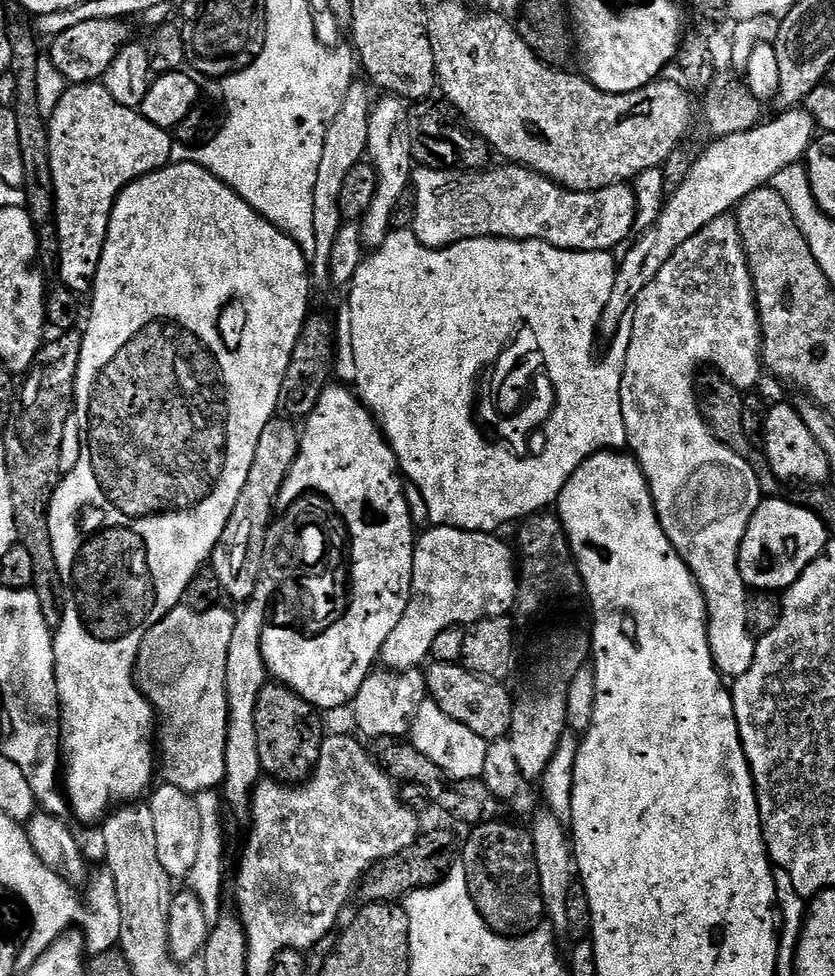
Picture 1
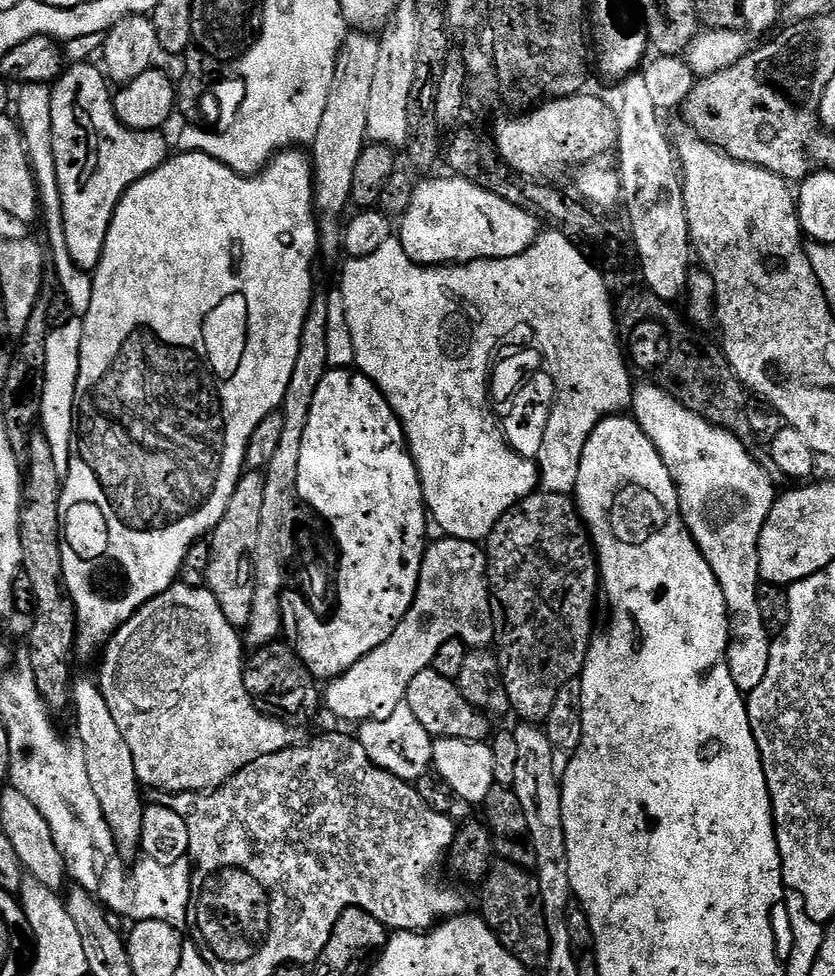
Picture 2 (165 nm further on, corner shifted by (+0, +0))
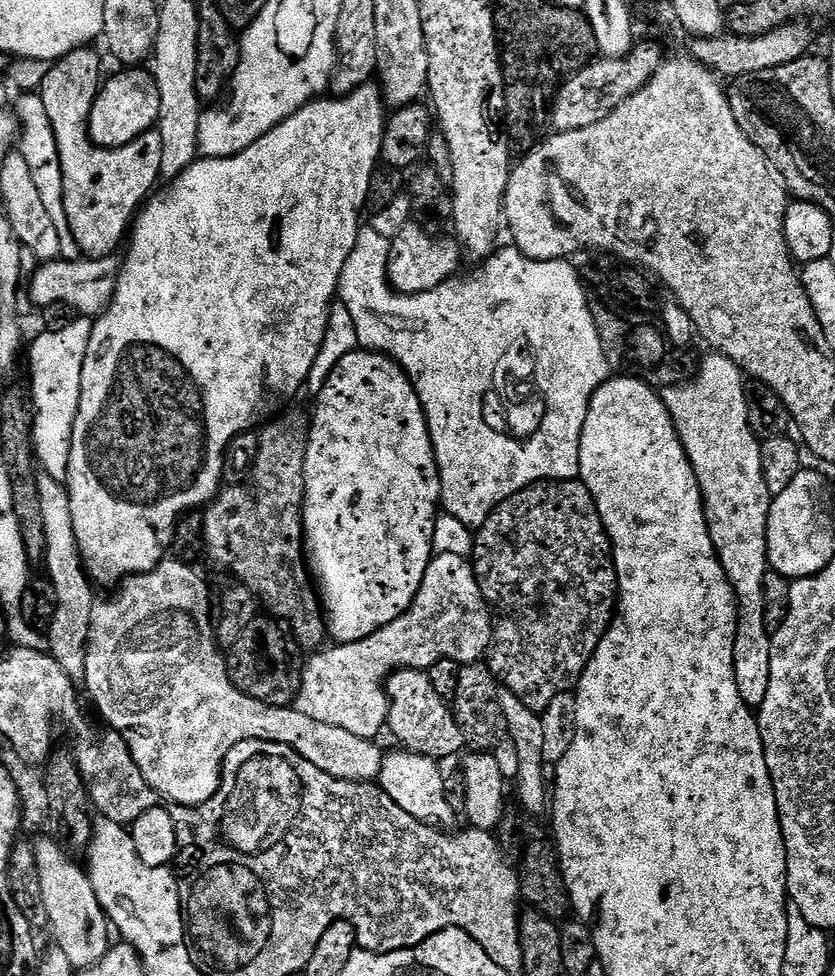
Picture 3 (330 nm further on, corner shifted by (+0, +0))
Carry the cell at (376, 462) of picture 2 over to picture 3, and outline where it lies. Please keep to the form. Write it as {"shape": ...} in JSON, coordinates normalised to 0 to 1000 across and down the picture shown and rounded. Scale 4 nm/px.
{"shape":[[[428,359],[414,363],[414,367],[410,367],[410,371],[405,371],[405,375],[400,375],[398,381],[392,382],[387,386],[386,392],[388,394],[383,398],[383,407],[378,410],[378,423],[375,421],[371,426],[371,438],[369,441],[369,460],[366,461],[366,469],[364,470],[364,555],[366,563],[366,574],[371,579],[372,585],[383,593],[381,597],[381,611],[386,616],[386,626],[390,632],[390,648],[394,653],[399,652],[399,657],[402,660],[423,660],[430,656],[436,656],[443,650],[448,650],[453,645],[457,645],[457,641],[467,641],[467,637],[472,637],[477,632],[484,628],[486,624],[496,617],[496,613],[501,609],[501,605],[505,600],[505,592],[510,588],[513,578],[517,575],[520,569],[517,564],[517,552],[520,551],[520,539],[522,538],[522,530],[525,522],[528,519],[527,515],[527,483],[522,476],[522,466],[517,460],[517,450],[513,444],[513,430],[508,426],[505,420],[505,412],[498,403],[498,397],[493,393],[493,388],[490,387],[487,381],[481,379],[481,375],[475,369],[471,369],[467,365],[461,365],[459,361],[443,361],[440,359]]]}

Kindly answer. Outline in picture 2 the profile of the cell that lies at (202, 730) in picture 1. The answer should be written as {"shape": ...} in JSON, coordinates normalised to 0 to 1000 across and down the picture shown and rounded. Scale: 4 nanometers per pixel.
{"shape":[[[212,596],[180,617],[171,619],[146,642],[140,643],[138,650],[129,655],[122,665],[125,677],[120,680],[120,693],[117,692],[120,709],[127,715],[127,723],[132,723],[132,732],[137,732],[137,740],[141,740],[141,748],[146,748],[146,756],[151,756],[151,764],[156,764],[156,773],[160,773],[163,796],[166,797],[174,808],[205,814],[242,813],[249,808],[260,808],[280,792],[296,786],[299,781],[304,781],[319,773],[333,773],[339,766],[356,761],[353,748],[344,746],[335,739],[339,737],[327,736],[322,731],[313,730],[311,724],[302,718],[302,712],[295,707],[292,702],[295,660],[289,649],[286,652],[281,641],[273,636],[273,631],[268,628],[267,621],[263,620],[263,613],[248,600],[229,602],[225,598]]]}

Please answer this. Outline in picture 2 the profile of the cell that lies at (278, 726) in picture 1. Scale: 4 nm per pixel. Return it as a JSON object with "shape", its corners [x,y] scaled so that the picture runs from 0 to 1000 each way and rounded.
{"shape":[[[327,658],[308,664],[292,678],[292,702],[313,730],[340,732],[335,730],[384,728],[386,709],[382,704],[378,706],[378,701],[380,694],[359,677],[354,665],[340,658]]]}

